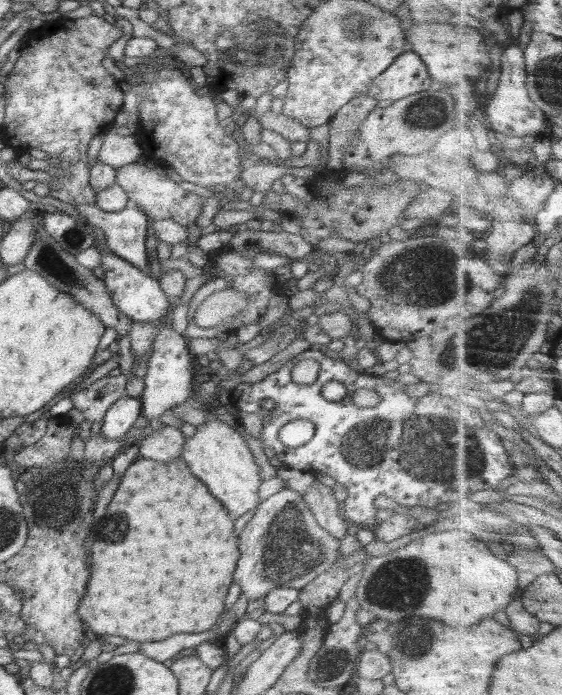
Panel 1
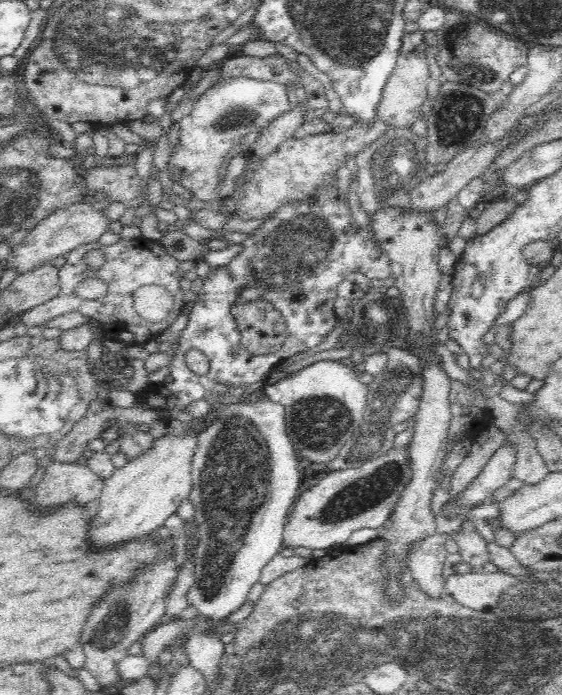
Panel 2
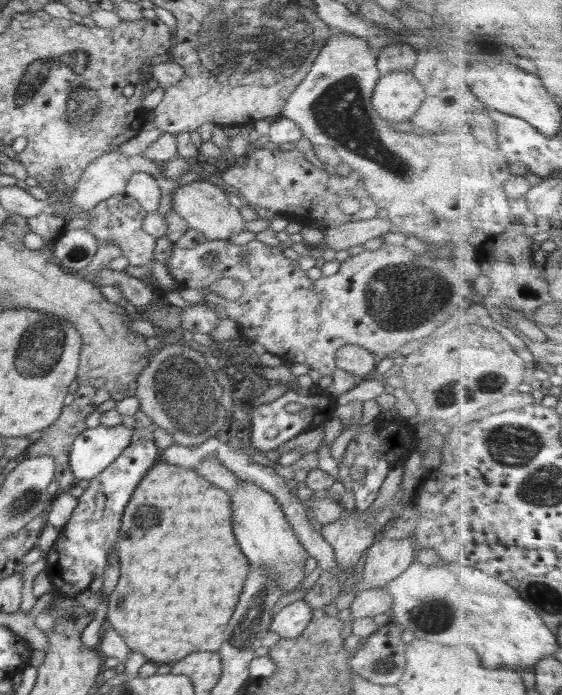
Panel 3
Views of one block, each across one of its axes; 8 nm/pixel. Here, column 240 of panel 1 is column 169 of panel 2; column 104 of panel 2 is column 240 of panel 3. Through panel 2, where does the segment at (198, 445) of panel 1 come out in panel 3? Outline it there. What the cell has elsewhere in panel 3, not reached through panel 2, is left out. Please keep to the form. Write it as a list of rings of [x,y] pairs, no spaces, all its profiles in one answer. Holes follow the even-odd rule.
[[[242,481],[241,485],[228,491],[228,493],[232,502],[232,530],[234,530],[238,546],[242,548],[242,552],[250,560],[250,564],[264,567],[271,574],[271,577],[277,580],[277,583],[283,590],[283,594],[286,594],[287,590],[292,590],[305,578],[304,565],[309,554],[303,545],[300,544],[294,529],[290,526],[278,501],[271,492],[256,486],[250,481]]]

